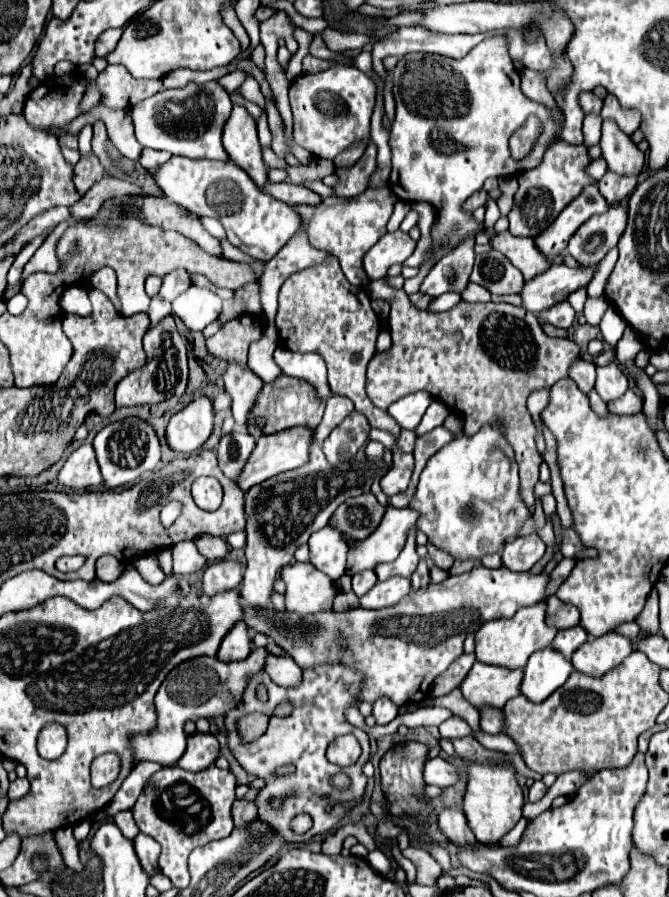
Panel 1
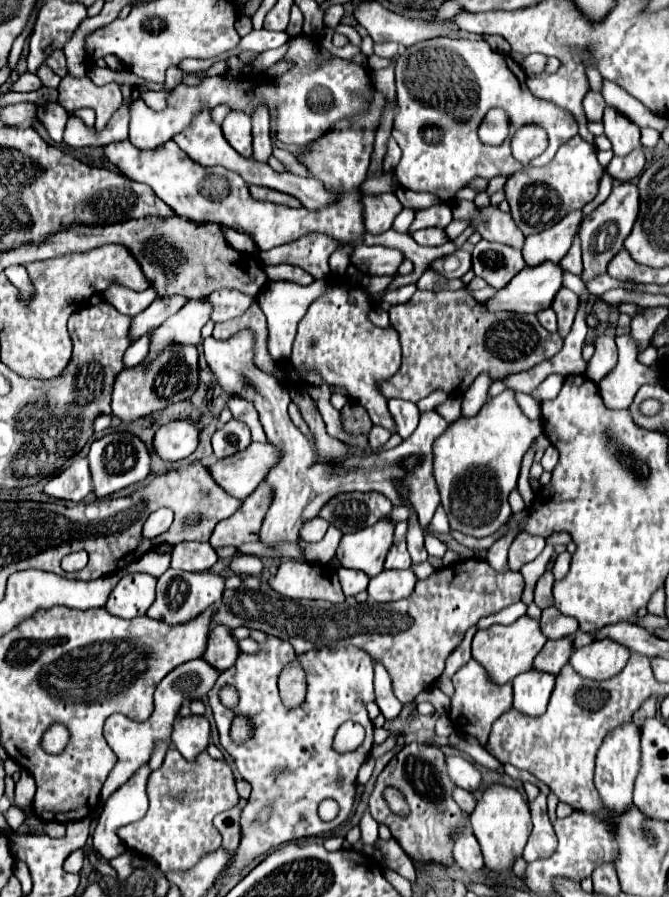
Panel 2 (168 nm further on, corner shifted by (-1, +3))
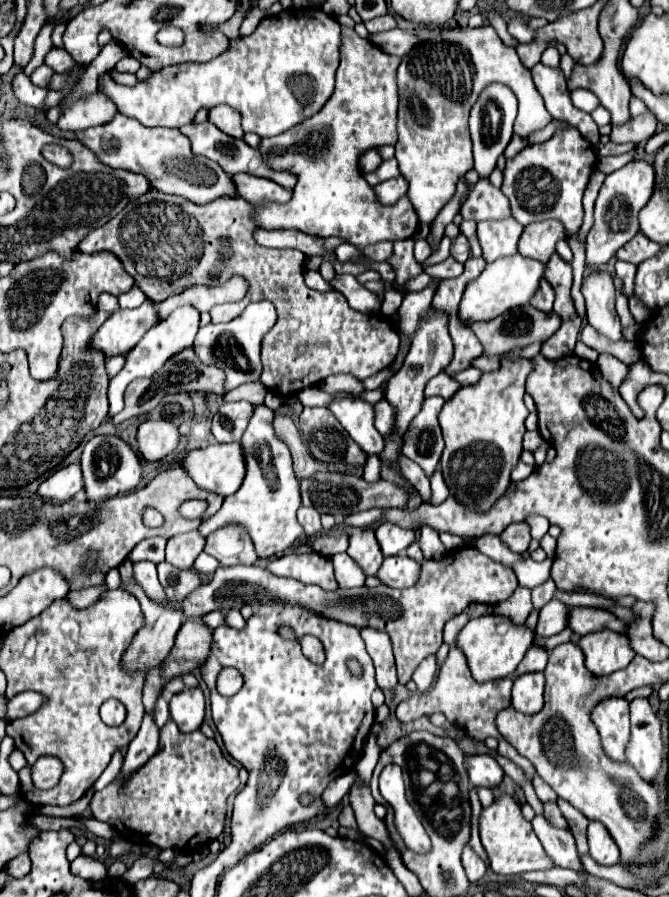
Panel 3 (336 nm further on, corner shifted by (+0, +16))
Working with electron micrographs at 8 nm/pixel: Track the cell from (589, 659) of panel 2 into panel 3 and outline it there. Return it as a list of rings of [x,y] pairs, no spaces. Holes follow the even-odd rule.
[[[600,630],[580,636],[578,646],[584,652],[586,668],[596,676],[606,676],[622,670],[636,656],[636,652],[630,648],[630,640],[626,640],[626,634],[612,630]]]

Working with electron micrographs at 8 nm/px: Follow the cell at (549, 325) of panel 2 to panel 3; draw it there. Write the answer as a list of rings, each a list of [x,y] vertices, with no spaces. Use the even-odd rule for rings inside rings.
[[[548,280],[540,282],[538,292],[534,294],[534,298],[530,300],[530,304],[542,312],[552,312],[552,304],[554,304],[554,290],[548,284]]]

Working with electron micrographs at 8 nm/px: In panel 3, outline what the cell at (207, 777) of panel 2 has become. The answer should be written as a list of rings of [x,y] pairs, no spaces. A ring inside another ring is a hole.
[[[170,720],[160,730],[160,748],[148,760],[148,764],[140,768],[122,788],[108,784],[104,790],[94,792],[90,808],[96,820],[110,824],[128,842],[172,850],[196,850],[222,834],[226,818],[226,800],[232,792],[238,790],[238,786],[238,768],[224,758],[216,740],[206,738],[200,730],[182,734],[178,726]]]

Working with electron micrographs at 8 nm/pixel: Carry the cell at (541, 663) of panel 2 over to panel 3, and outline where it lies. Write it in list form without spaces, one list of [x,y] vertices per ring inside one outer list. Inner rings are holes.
[[[534,644],[530,648],[530,652],[526,652],[522,664],[516,668],[514,676],[520,676],[522,672],[540,672],[546,668],[546,660],[548,660],[548,650],[544,650],[542,646]]]

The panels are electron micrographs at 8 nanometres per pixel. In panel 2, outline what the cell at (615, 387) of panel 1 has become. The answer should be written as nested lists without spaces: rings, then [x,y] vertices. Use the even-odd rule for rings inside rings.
[[[597,335],[595,337],[595,355],[587,363],[587,377],[595,383],[599,383],[613,367],[617,361],[617,347],[615,339],[607,335]]]

